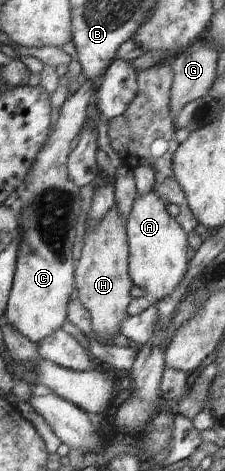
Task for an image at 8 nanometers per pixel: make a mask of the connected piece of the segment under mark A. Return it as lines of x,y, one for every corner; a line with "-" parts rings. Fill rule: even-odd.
153,192
137,195
126,216
124,229
128,244
128,275
132,284
142,288
154,302
171,294
183,278
187,266
185,233
165,209
164,202

